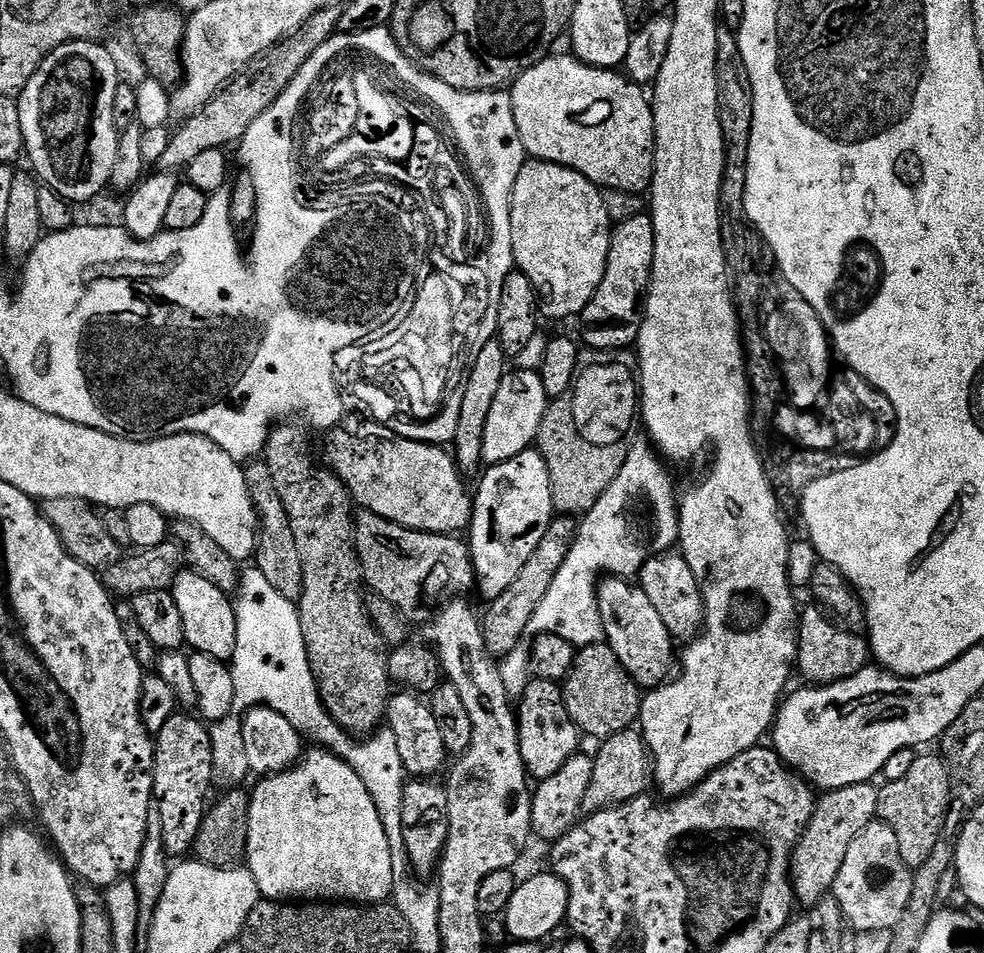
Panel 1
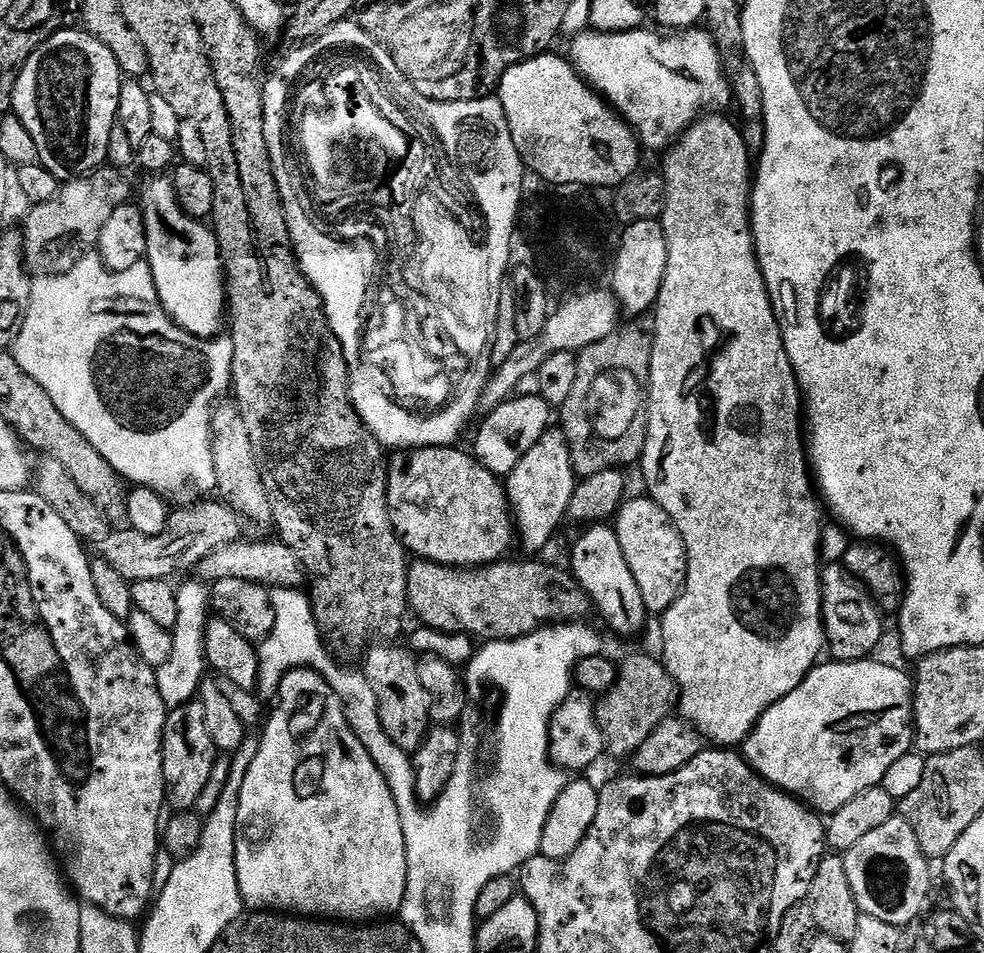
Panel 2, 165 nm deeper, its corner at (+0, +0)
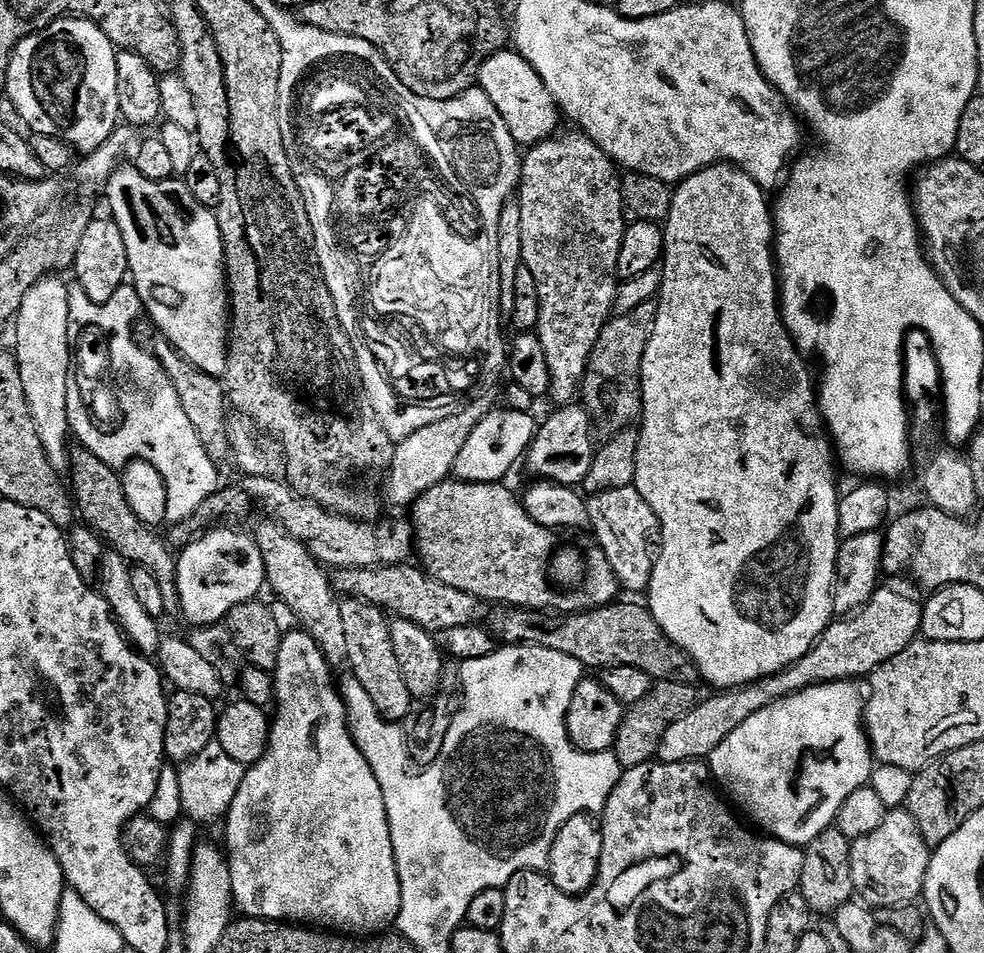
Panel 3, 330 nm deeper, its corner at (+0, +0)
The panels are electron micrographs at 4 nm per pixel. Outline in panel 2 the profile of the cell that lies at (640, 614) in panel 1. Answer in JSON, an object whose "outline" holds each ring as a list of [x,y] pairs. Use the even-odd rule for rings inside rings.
{"outline":[[[597,522],[587,525],[581,532],[584,533],[572,544],[570,571],[588,596],[591,607],[600,611],[601,618],[608,623],[612,632],[621,632],[624,636],[636,636],[644,632],[646,625],[640,621],[643,600],[622,558],[615,527],[608,522]]]}

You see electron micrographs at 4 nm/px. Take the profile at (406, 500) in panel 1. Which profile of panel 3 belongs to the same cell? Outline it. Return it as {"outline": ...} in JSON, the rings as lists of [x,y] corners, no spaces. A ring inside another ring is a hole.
{"outline":[[[449,478],[417,497],[410,508],[410,511],[412,511],[410,523],[414,537],[414,552],[418,560],[420,556],[421,561],[419,560],[419,563],[424,571],[429,572],[434,578],[438,578],[438,582],[446,582],[446,586],[454,586],[454,590],[462,590],[466,594],[474,594],[479,600],[483,600],[489,605],[496,604],[492,606],[534,608],[547,610],[552,614],[571,614],[573,612],[589,612],[595,608],[601,608],[613,603],[619,597],[616,595],[621,595],[622,589],[614,570],[610,566],[610,562],[606,558],[606,554],[600,549],[600,545],[596,543],[595,539],[588,538],[588,540],[582,541],[581,544],[575,544],[574,541],[567,540],[564,537],[567,535],[561,534],[557,529],[547,528],[538,522],[534,522],[534,518],[530,518],[530,514],[524,508],[521,497],[519,495],[515,496],[506,485],[507,483],[504,482],[487,484],[486,482],[466,482],[465,480]]]}

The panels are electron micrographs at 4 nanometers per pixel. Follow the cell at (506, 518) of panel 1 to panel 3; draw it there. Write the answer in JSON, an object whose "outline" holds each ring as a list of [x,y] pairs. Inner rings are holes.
{"outline":[[[580,402],[565,404],[552,411],[556,412],[550,413],[536,429],[536,437],[526,453],[526,465],[540,480],[569,486],[583,485],[586,474],[590,474],[594,455],[592,419]]]}

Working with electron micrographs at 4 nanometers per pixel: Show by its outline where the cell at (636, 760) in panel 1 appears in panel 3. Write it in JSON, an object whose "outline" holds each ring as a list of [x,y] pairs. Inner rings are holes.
{"outline":[[[877,587],[870,602],[863,608],[859,608],[857,612],[845,615],[843,618],[833,619],[825,632],[820,635],[820,639],[816,641],[816,645],[786,670],[773,676],[767,676],[759,680],[757,684],[747,684],[744,688],[729,688],[719,694],[712,694],[716,696],[710,697],[709,700],[701,699],[690,711],[682,714],[682,718],[678,718],[678,722],[674,722],[674,726],[670,726],[670,730],[666,730],[666,734],[662,734],[662,742],[656,751],[659,763],[703,761],[711,756],[714,750],[718,750],[718,746],[722,746],[722,742],[726,742],[726,738],[730,738],[730,734],[734,734],[734,730],[738,730],[738,726],[742,726],[742,722],[746,722],[746,718],[758,714],[758,710],[766,710],[766,706],[770,706],[782,698],[793,696],[819,684],[829,684],[839,680],[859,681],[860,676],[871,677],[872,673],[881,668],[883,664],[890,662],[890,658],[902,654],[902,650],[906,650],[906,646],[910,646],[921,635],[924,627],[924,610],[921,601],[916,601],[914,597],[907,596],[906,593],[899,592],[896,588],[884,587]]]}

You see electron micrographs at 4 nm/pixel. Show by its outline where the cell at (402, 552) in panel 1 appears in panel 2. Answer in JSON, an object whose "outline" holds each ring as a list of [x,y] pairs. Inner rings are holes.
{"outline":[[[413,559],[408,566],[408,606],[421,625],[434,630],[467,633],[480,642],[517,640],[530,632],[536,632],[549,624],[580,622],[590,612],[590,601],[571,571],[539,564],[539,559],[495,560],[479,568],[451,568],[429,560]]]}

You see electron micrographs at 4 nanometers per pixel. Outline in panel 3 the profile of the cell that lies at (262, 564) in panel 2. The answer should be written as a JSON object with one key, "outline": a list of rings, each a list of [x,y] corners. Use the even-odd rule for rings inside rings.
{"outline":[[[386,564],[378,568],[338,568],[331,573],[332,587],[341,597],[365,600],[378,606],[389,617],[409,620],[433,634],[445,634],[458,626],[470,626],[484,619],[485,601],[474,594],[454,590],[446,582],[438,582],[423,567],[407,564]]]}

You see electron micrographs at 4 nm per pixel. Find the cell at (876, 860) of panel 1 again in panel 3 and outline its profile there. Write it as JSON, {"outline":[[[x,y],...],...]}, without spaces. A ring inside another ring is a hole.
{"outline":[[[907,810],[888,811],[882,826],[878,826],[878,830],[866,834],[866,838],[851,841],[851,846],[853,886],[855,895],[863,903],[879,910],[882,908],[899,908],[901,904],[912,904],[921,899],[924,891],[924,879],[928,873],[930,849],[918,830],[918,822],[914,822],[914,818]]]}

